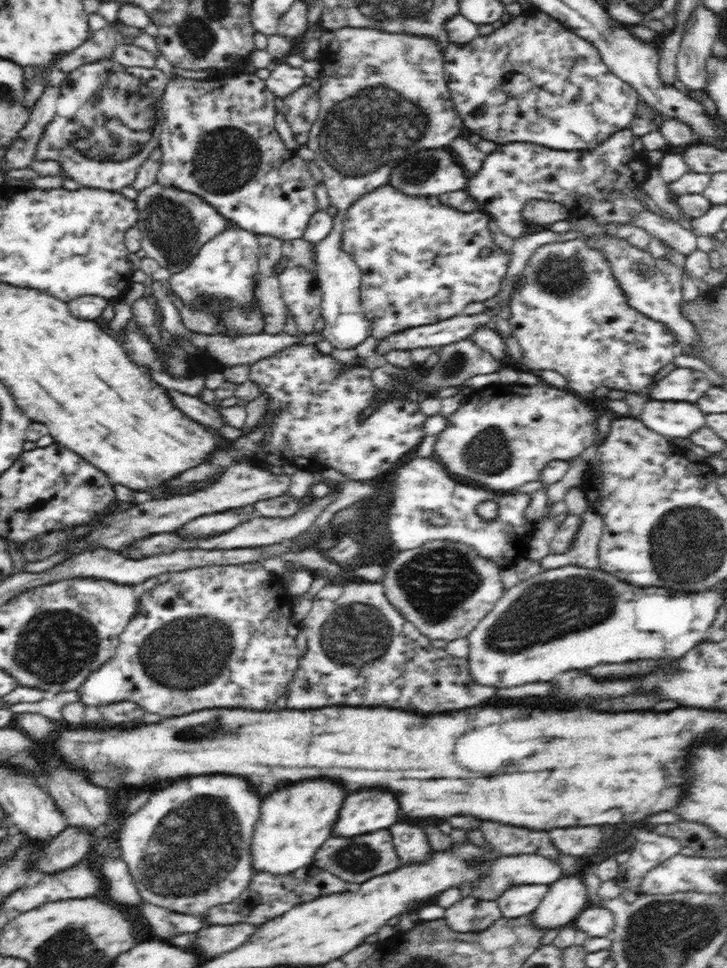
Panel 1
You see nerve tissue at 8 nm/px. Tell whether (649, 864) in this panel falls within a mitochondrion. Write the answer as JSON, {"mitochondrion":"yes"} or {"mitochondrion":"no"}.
{"mitochondrion":"no"}

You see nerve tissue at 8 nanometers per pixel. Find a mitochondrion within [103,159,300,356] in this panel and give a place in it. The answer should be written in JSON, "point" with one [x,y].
{"point":[172,229]}

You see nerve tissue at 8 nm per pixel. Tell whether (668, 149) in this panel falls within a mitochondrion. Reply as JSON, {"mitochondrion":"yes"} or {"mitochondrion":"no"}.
{"mitochondrion":"no"}

